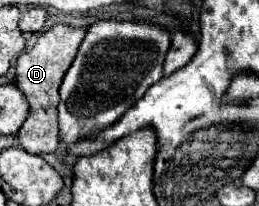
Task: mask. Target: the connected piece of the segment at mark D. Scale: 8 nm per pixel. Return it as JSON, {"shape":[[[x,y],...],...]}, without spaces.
{"shape":[[[64,24],[52,26],[48,32],[44,32],[34,48],[30,52],[24,52],[16,62],[16,86],[24,94],[24,98],[30,102],[30,112],[26,122],[22,124],[16,142],[20,148],[32,154],[52,154],[58,146],[60,134],[58,134],[58,104],[60,104],[60,80],[64,78],[64,72],[68,72],[72,60],[76,58],[78,46],[82,44],[86,30],[84,28],[72,28]]]}

